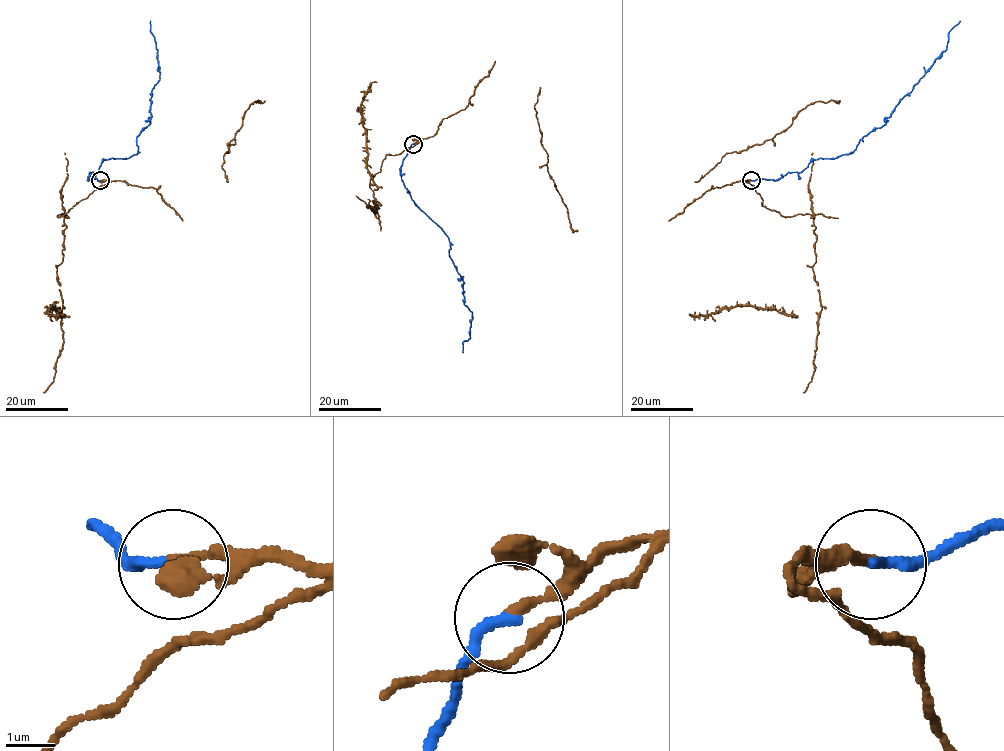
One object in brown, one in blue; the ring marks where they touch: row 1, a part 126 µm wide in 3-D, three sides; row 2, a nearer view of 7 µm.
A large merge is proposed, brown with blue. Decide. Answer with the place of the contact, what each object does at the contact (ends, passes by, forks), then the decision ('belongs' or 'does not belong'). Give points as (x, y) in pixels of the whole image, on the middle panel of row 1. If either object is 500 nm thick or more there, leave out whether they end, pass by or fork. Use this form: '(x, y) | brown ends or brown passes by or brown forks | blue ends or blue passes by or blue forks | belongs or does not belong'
(413, 144) | brown ends | blue ends | belongs

